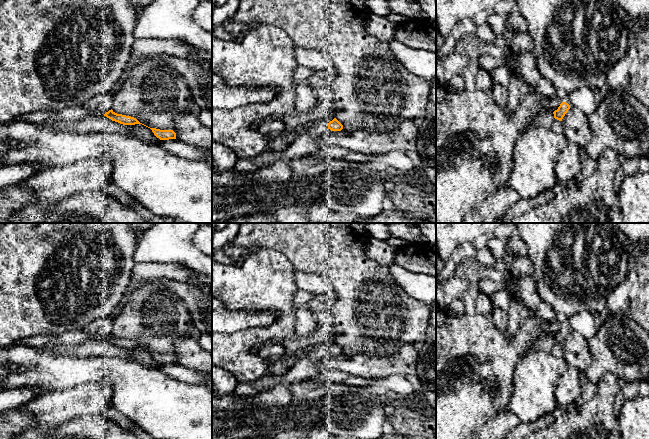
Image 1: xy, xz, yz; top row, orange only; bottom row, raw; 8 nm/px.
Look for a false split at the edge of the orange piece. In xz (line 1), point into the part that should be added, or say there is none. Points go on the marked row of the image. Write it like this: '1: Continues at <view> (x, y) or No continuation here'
1: No continuation here

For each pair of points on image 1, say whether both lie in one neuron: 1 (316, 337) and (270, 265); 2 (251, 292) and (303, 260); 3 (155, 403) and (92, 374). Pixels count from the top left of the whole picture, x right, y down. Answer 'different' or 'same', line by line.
1: different
2: different
3: same

